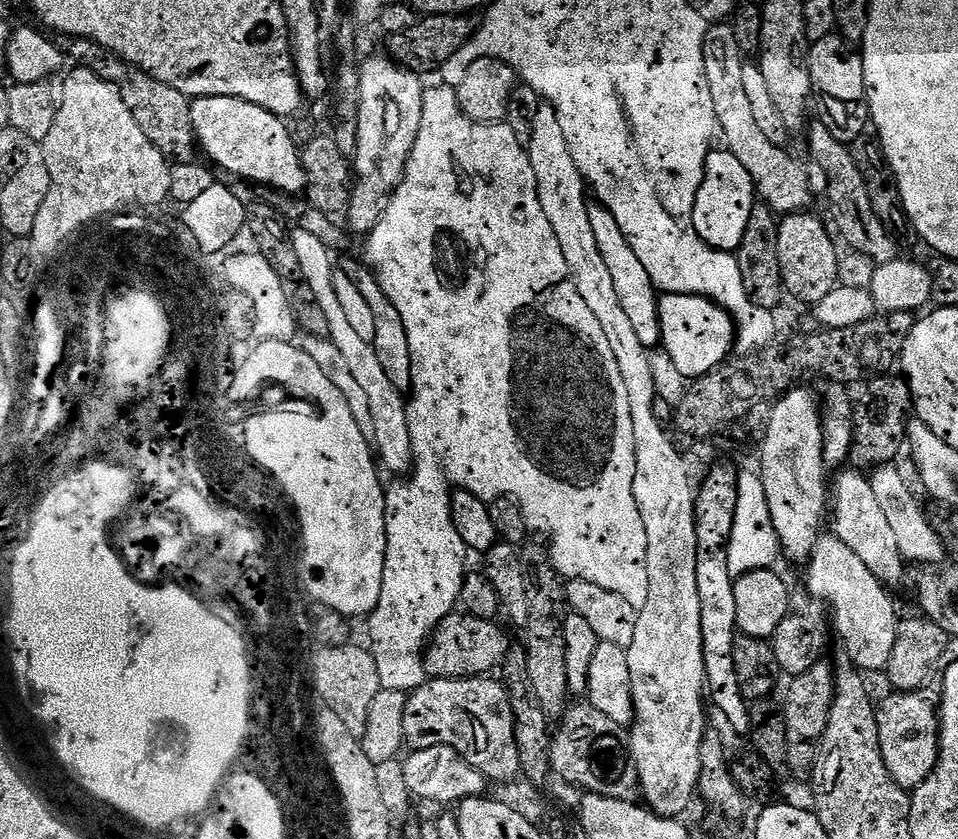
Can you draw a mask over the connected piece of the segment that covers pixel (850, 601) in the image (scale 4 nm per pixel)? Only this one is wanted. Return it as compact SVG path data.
M834 534L821 535L816 542L816 549L812 552L812 559L807 561L808 588L820 600L825 600L832 607L832 620L836 623L836 632L844 639L843 647L848 657L857 668L871 674L879 670L887 669L890 662L890 654L894 654L894 642L896 641L896 604L888 597L889 589L880 583L879 578L870 574L870 569L846 542L842 542Z

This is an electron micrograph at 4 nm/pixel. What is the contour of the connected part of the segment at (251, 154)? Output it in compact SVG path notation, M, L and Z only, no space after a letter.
M199 96L195 97L191 102L191 124L192 131L195 139L198 141L201 151L208 154L209 158L216 164L218 164L222 169L226 170L228 173L250 180L252 182L258 182L264 184L263 187L272 189L273 191L279 191L285 195L299 195L307 189L307 184L305 182L305 170L303 167L302 156L300 153L299 145L295 144L289 130L286 128L287 124L281 117L274 115L274 113L263 110L260 106L255 106L253 103L246 102L244 99L230 98L229 96Z

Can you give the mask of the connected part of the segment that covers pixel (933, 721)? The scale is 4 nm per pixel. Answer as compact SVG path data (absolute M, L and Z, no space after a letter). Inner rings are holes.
M893 691L884 701L879 701L876 709L878 722L878 742L886 770L905 790L915 790L919 784L936 768L940 756L940 722L938 704L935 699L928 700L927 691Z

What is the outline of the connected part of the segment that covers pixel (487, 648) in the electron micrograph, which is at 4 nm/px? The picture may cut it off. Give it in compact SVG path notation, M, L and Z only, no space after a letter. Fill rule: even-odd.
M463 610L453 611L436 629L424 649L424 669L438 680L471 680L483 677L491 668L499 669L508 653L510 639L495 619L483 620Z

